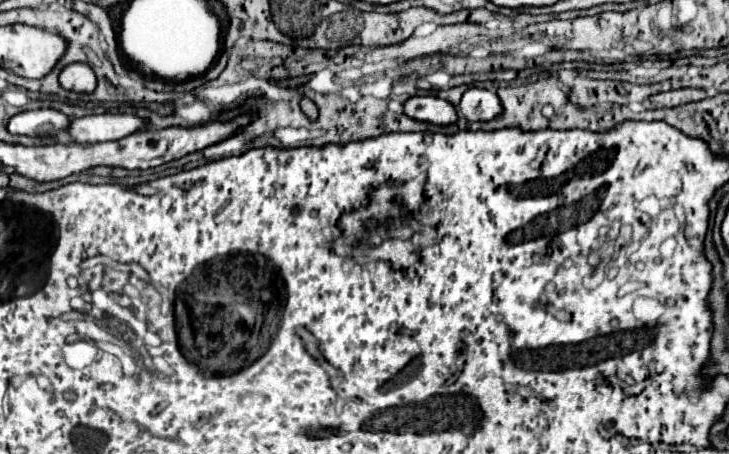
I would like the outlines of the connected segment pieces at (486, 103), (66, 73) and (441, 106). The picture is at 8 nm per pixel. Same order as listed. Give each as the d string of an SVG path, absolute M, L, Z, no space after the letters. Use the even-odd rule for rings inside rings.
M468 88L458 104L458 114L470 122L492 120L500 114L500 100L486 88Z
M80 62L64 66L60 76L58 76L58 82L60 82L60 86L64 90L72 90L72 92L86 92L86 94L90 94L96 88L94 70L88 64L80 64Z
M412 96L404 102L404 114L432 124L454 124L458 120L456 108L438 96Z

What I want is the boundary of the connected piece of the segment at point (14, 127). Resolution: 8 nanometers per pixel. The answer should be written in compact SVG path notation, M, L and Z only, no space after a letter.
M42 108L16 114L10 120L8 130L12 134L24 134L24 136L58 136L68 130L70 120L72 120L70 116L58 110Z

